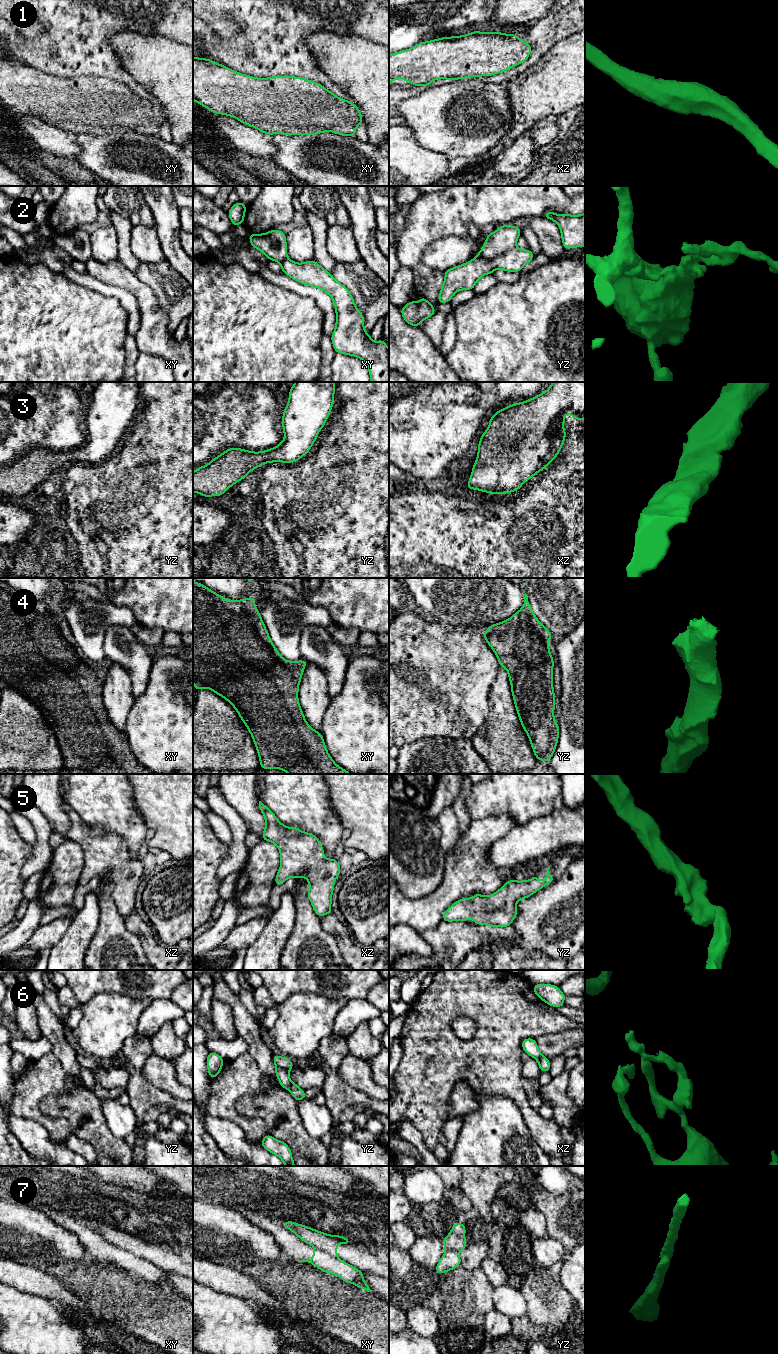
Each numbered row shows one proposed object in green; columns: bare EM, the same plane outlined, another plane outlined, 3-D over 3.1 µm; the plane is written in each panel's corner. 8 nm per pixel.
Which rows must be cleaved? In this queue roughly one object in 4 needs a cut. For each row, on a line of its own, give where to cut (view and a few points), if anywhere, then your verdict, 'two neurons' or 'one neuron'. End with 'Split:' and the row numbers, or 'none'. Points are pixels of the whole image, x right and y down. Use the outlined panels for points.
1: cut none; one neuron
2: cut yz (515, 245), (503, 254), (493, 258), (474, 259); two neurons
3: cut none; one neuron
4: cut none; one neuron
5: cut none; one neuron
6: cut yz (276, 1065), (287, 1072); two neurons
7: cut xy (317, 1248), (337, 1258); two neurons
Split: 2, 6, 7

